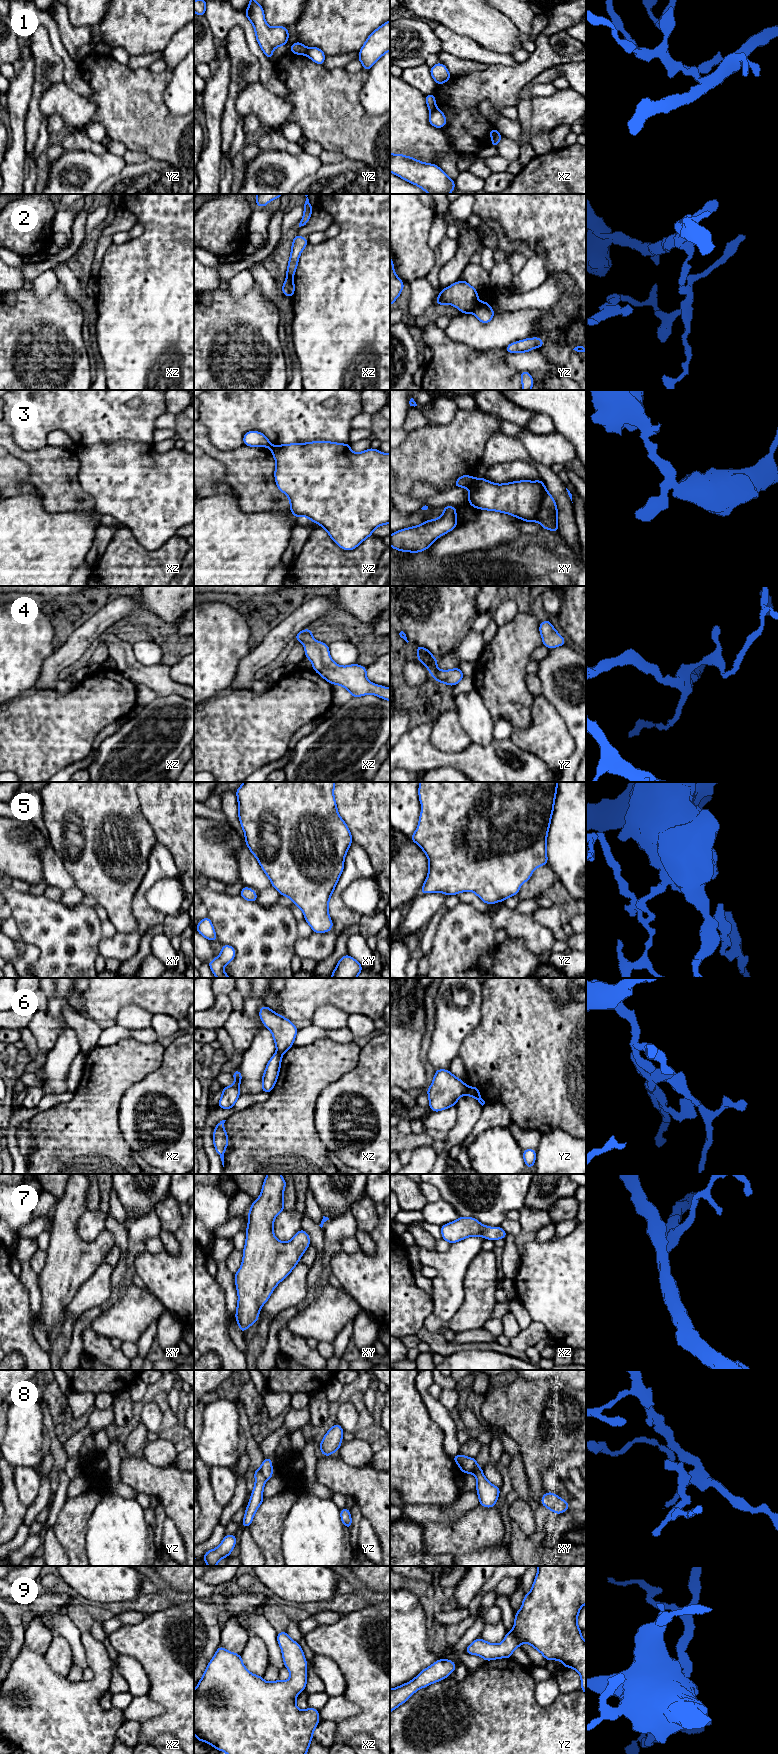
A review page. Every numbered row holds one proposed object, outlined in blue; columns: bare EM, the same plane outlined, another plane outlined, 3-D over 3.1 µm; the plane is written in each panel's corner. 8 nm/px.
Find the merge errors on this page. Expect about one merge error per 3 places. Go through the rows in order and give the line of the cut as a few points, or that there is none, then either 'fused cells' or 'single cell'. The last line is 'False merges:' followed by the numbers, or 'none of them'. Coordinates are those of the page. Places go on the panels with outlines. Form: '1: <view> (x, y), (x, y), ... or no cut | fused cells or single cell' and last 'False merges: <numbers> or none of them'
1: yz (307, 48), (305, 54) | fused cells
2: yz (477, 301), (472, 312) | fused cells
3: xy (476, 478), (468, 488) | fused cells
4: no cut | single cell
5: no cut | single cell
6: yz (467, 1086), (464, 1093) | fused cells
7: no cut | single cell
8: yz (259, 1469), (265, 1480) | fused cells
9: no cut | single cell
False merges: 1, 2, 3, 6, 8

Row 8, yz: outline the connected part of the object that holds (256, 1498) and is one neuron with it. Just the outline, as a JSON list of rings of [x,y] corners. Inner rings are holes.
[[[260,1469],[254,1471],[254,1476],[255,1476],[254,1489],[251,1493],[250,1500],[245,1511],[244,1519],[241,1524],[242,1527],[247,1527],[247,1528],[250,1527],[257,1509],[264,1501],[263,1489],[266,1480],[263,1477]]]

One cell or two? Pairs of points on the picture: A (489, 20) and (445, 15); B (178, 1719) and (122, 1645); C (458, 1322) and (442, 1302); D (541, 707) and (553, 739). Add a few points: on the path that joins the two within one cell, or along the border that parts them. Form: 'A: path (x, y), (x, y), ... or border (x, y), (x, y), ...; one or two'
A: path (478, 20), (470, 15), (456, 15); one
B: path (178, 1697), (178, 1688), (144, 1654); one
C: border (464, 1295), (464, 1300), (459, 1309), (445, 1323); two
D: path (543, 715), (547, 731); one

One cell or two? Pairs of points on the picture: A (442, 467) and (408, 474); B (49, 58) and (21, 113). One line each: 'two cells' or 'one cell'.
A: one cell
B: two cells

